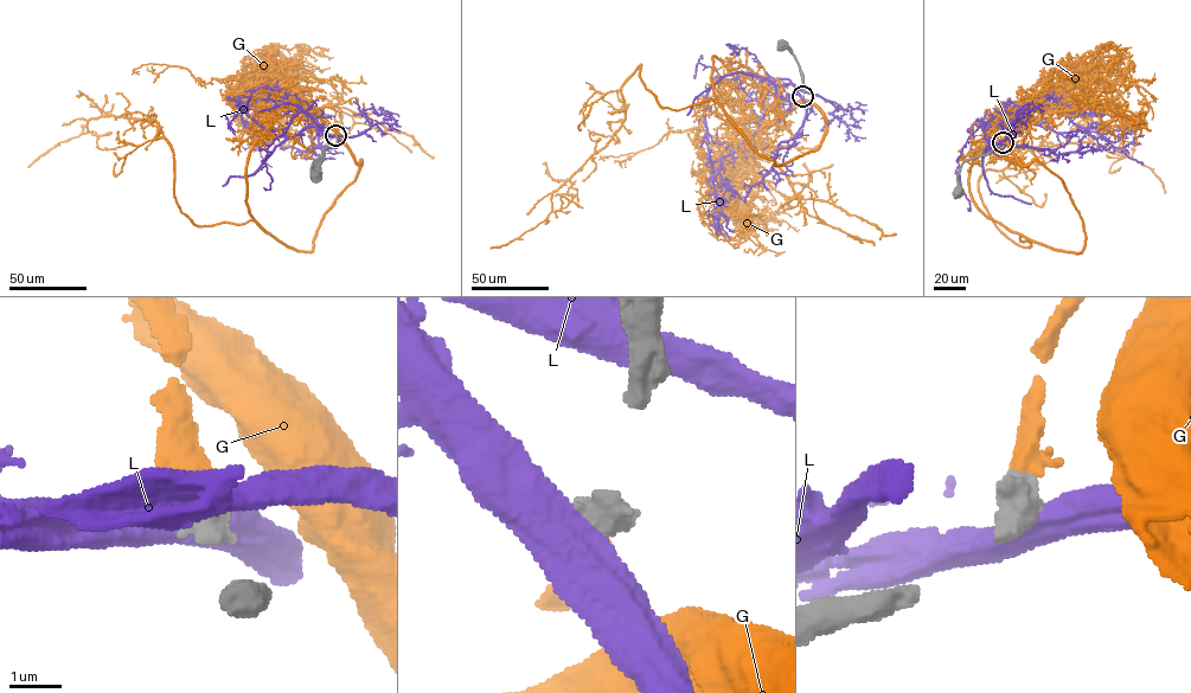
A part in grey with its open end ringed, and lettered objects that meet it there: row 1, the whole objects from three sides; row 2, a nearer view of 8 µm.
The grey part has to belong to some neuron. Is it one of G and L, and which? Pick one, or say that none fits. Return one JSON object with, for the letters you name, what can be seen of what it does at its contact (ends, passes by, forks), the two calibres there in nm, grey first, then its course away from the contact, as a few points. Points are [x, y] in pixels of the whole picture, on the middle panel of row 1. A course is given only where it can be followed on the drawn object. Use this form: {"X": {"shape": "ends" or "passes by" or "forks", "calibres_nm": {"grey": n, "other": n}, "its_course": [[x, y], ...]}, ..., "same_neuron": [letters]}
{"G": {"shape": "ends", "calibres_nm": {"grey": 650, "other": 550}, "its_course": [[802, 96], [734, 110], [715, 56], [715, 101], [663, 108], [640, 65], [551, 211], [490, 248]]}, "same_neuron": ["G"]}

